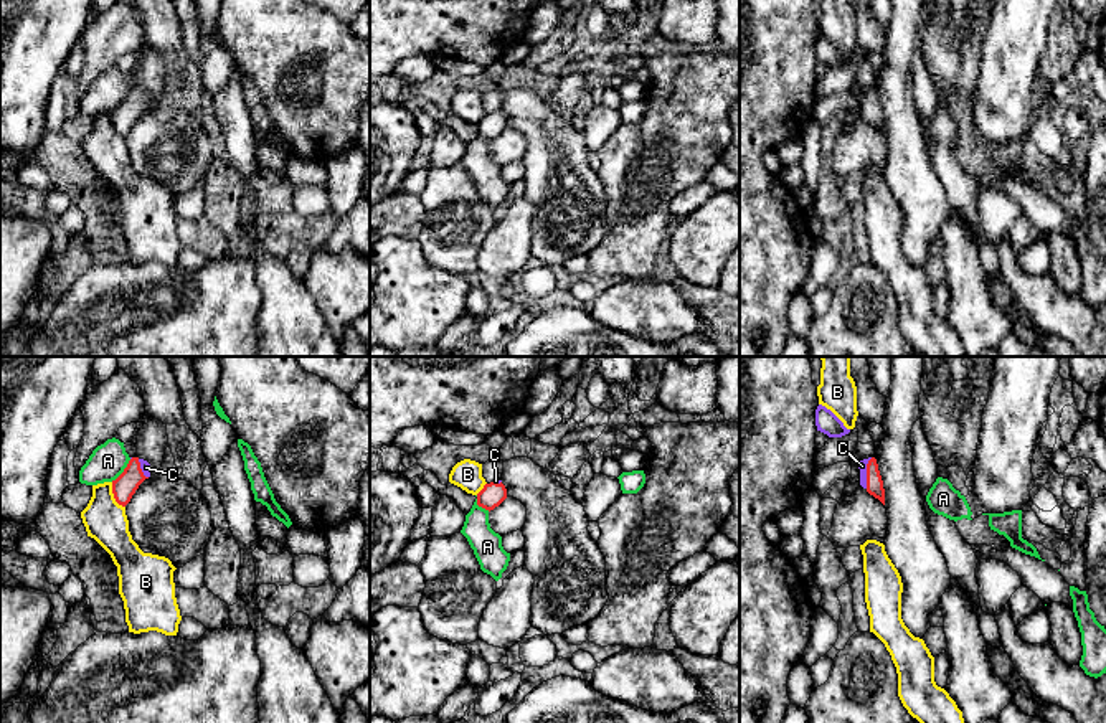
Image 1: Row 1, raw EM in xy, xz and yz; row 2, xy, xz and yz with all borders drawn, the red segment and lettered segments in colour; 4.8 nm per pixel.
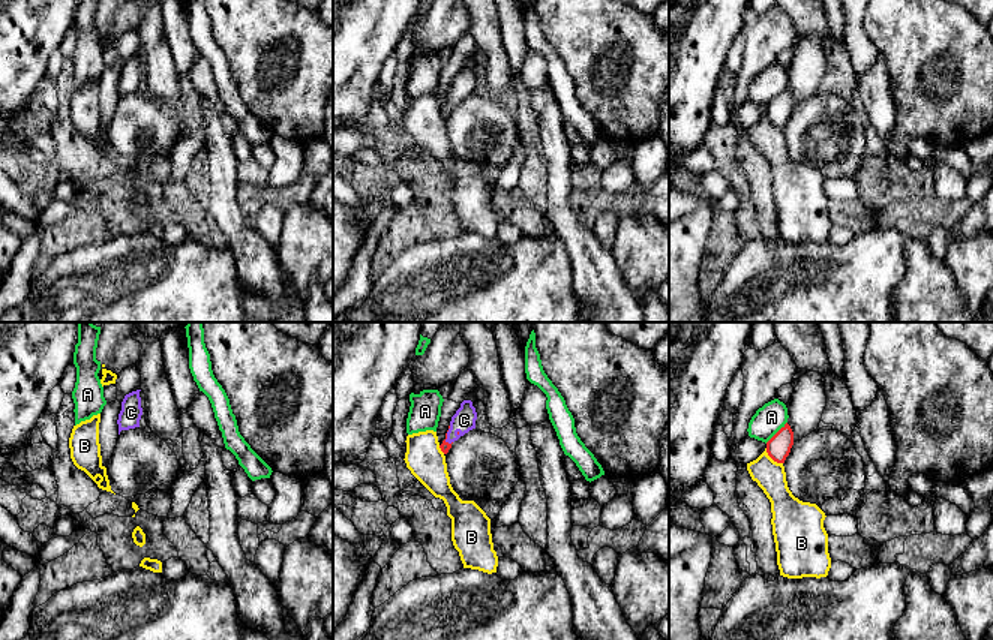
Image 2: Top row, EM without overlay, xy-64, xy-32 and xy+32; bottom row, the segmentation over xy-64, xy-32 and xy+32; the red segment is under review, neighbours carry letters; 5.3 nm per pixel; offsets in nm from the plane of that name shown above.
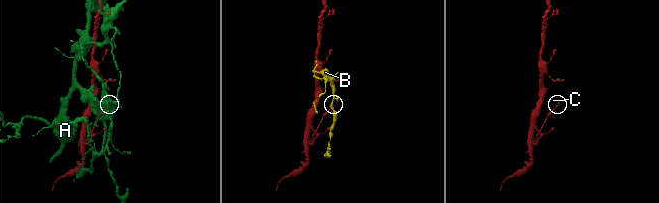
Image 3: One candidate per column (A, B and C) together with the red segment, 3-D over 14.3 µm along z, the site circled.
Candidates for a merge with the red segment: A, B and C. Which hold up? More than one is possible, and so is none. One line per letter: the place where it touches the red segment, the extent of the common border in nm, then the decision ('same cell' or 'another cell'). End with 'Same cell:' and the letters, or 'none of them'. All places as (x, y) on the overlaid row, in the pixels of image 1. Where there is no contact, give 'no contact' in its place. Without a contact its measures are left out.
A: meets red in xy at (124, 471); contact 150 nm long; another cell
B: meets red in xy at (114, 496); contact 140 nm long; another cell
C: meets red in yz at (867, 472); contact 160 nm long; same cell
Same cell: C

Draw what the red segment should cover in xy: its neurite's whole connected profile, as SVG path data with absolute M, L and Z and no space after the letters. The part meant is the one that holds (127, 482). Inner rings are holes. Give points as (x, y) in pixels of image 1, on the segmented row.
M130 457L124 472L112 480L112 494L119 505L125 507L139 485L150 477L150 464L139 457Z

